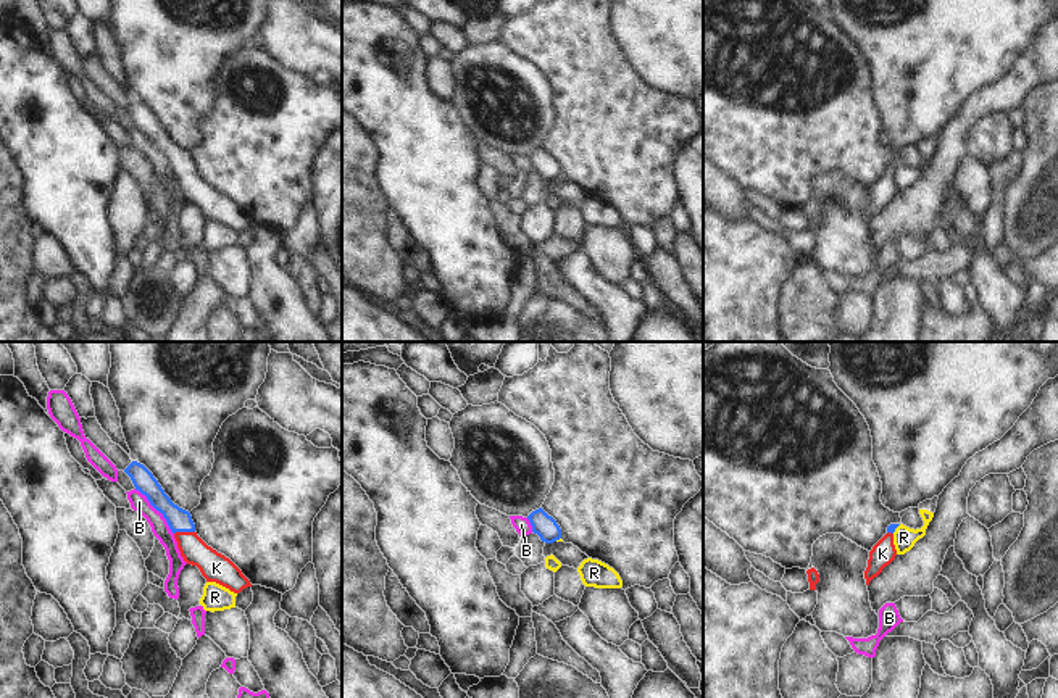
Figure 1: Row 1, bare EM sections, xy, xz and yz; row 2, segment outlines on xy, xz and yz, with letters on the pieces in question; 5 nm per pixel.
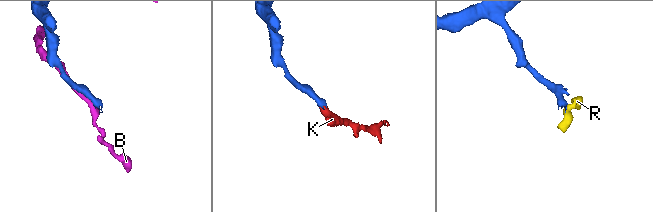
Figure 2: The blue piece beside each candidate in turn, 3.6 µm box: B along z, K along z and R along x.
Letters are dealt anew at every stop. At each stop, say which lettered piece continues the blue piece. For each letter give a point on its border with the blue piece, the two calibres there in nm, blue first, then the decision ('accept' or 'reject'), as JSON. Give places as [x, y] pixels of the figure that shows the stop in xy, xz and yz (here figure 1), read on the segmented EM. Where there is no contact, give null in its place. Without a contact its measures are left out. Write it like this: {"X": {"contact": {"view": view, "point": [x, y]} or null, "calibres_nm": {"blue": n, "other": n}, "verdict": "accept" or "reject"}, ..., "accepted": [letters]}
{"B": {"contact": {"view": "xy", "point": [157, 510]}, "calibres_nm": {"blue": 120, "other": 90}, "verdict": "reject"}, "K": {"contact": {"view": "xy", "point": [184, 531]}, "calibres_nm": {"blue": 120, "other": 140}, "verdict": "accept"}, "R": {"contact": {"view": "yz", "point": [895, 527]}, "calibres_nm": {"blue": 40, "other": 110}, "verdict": "reject"}, "accepted": ["K"]}

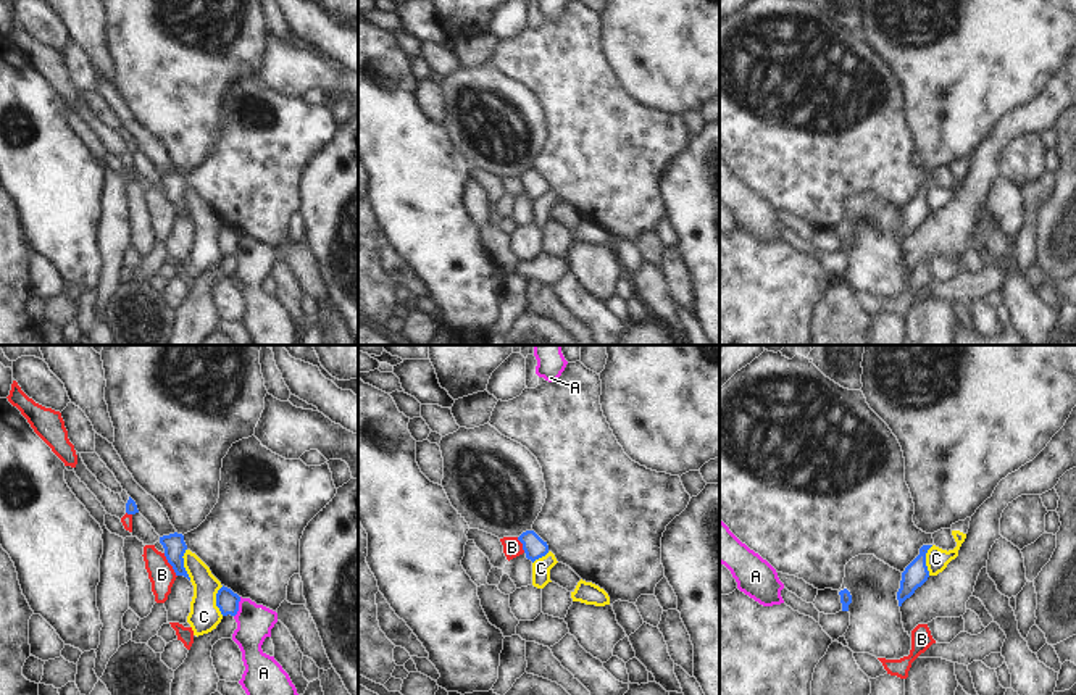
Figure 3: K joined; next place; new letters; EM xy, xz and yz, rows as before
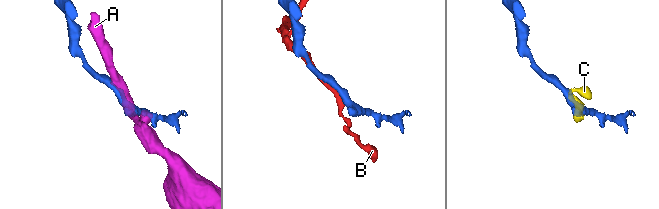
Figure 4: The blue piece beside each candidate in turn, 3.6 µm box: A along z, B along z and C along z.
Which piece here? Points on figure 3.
{"A": {"contact": {"view": "xy", "point": [237, 607]}, "calibres_nm": {"blue": 110, "other": 180}, "verdict": "reject"}, "B": {"contact": {"view": "xy", "point": [170, 563]}, "calibres_nm": {"blue": 110, "other": 130}, "verdict": "reject"}, "C": {"contact": {"view": "xy", "point": [183, 565]}, "calibres_nm": {"blue": 110, "other": 140}, "verdict": "reject"}, "accepted": []}

